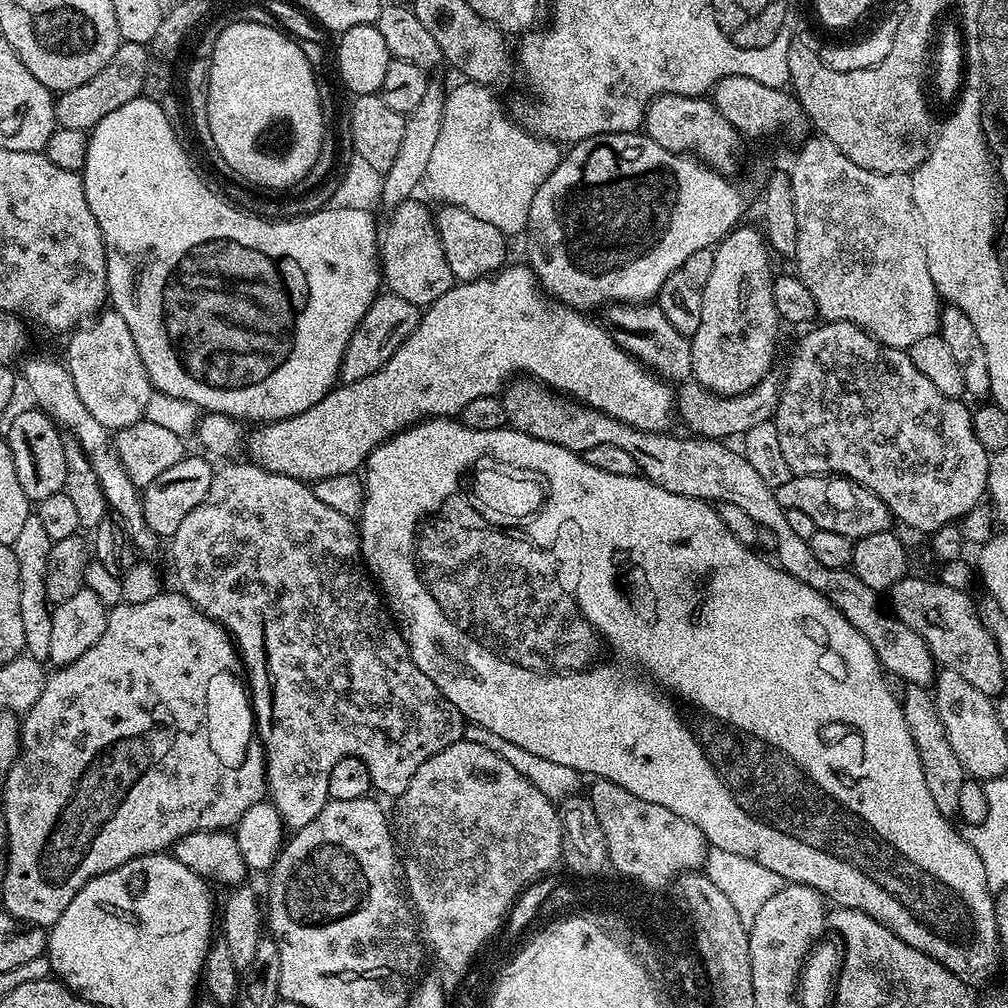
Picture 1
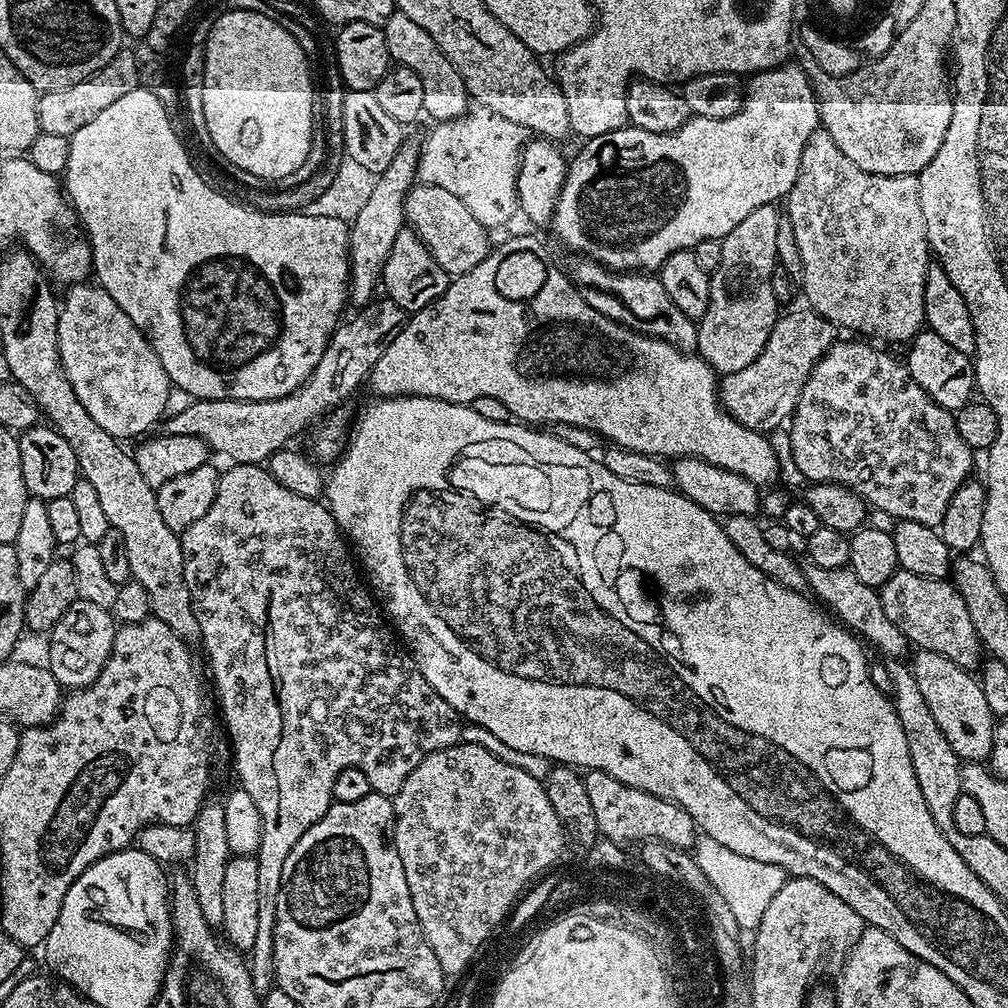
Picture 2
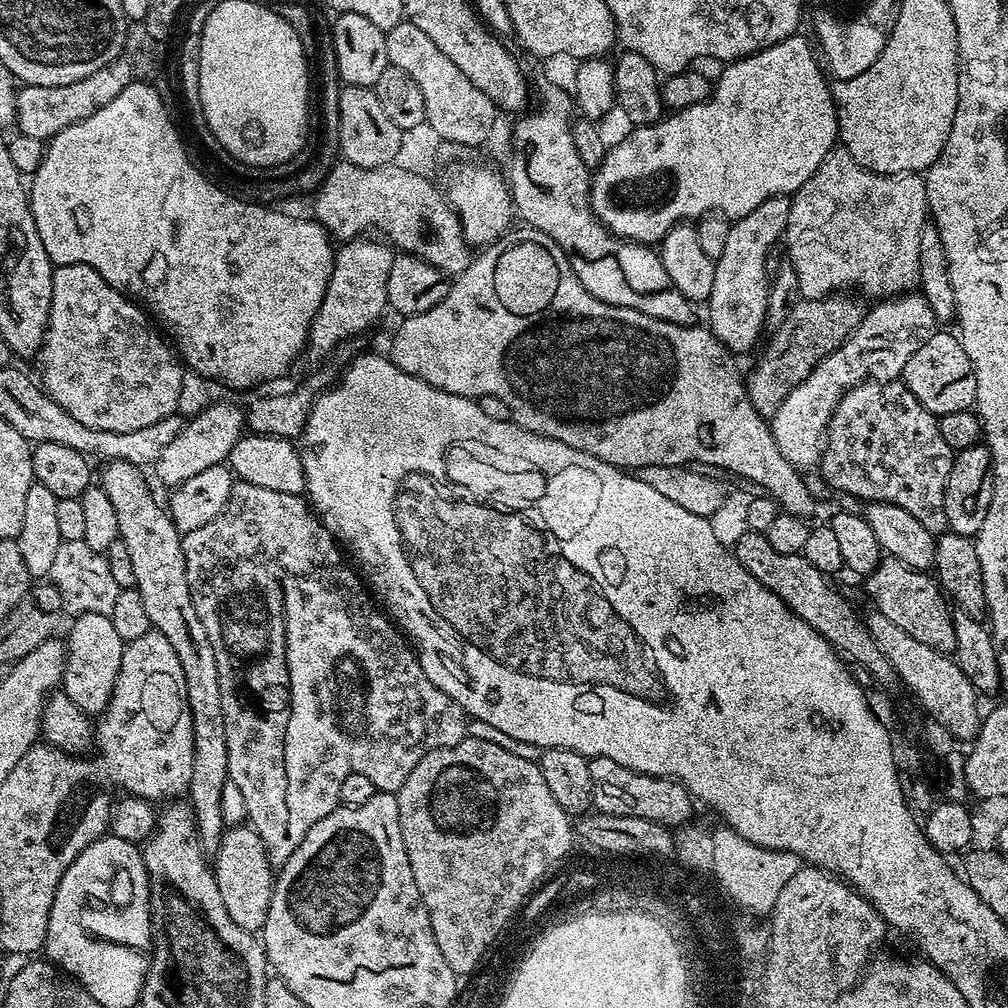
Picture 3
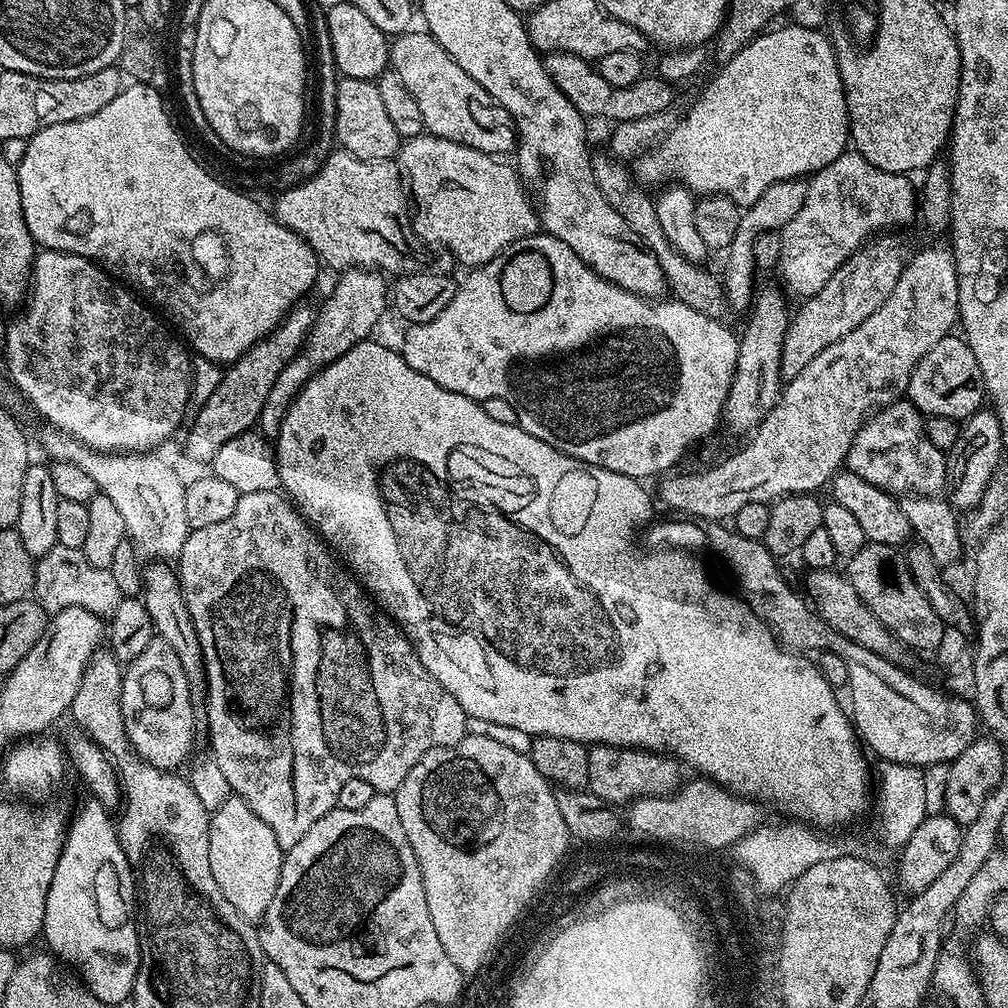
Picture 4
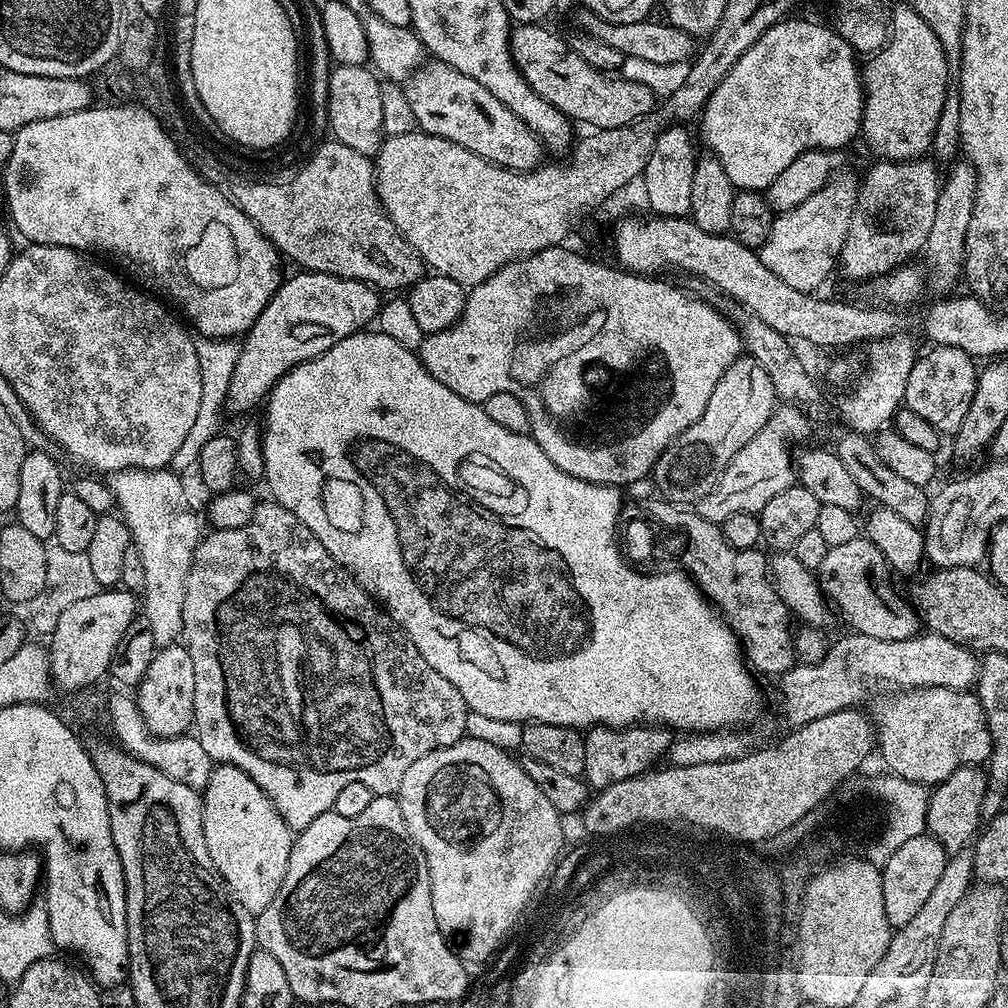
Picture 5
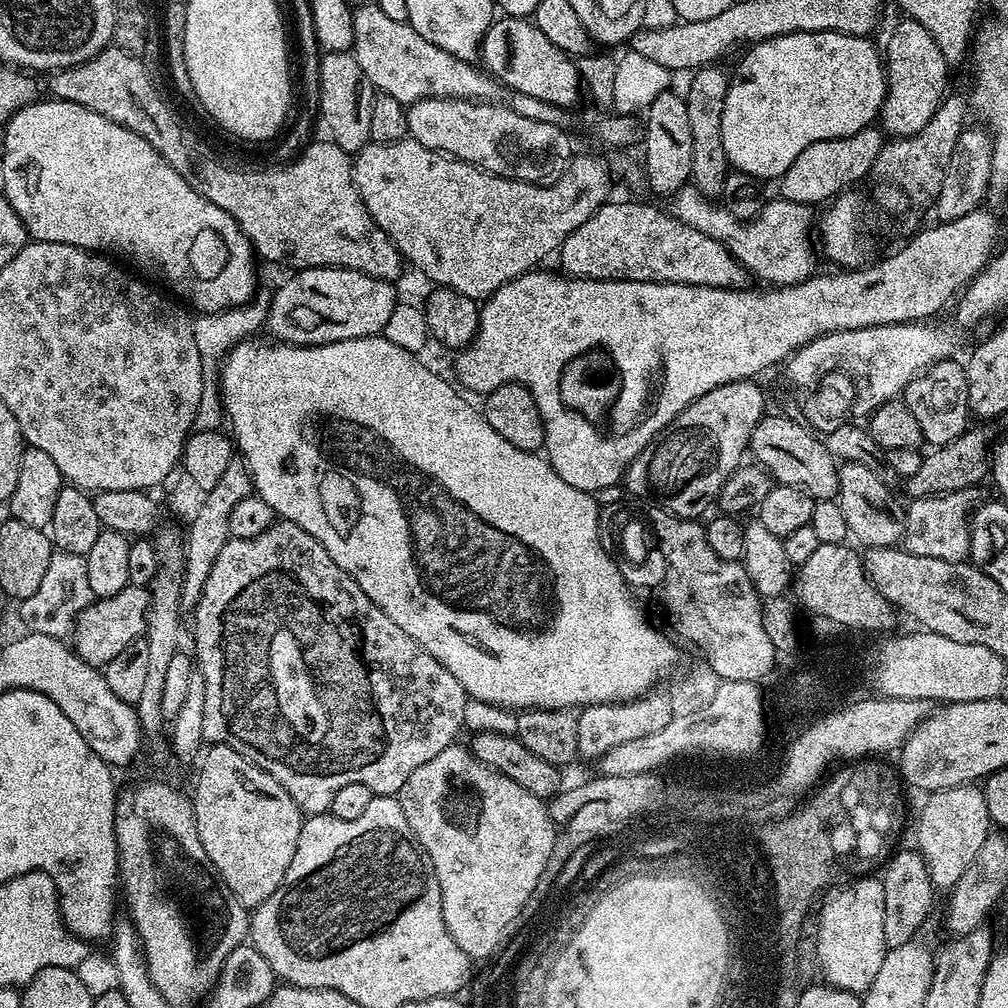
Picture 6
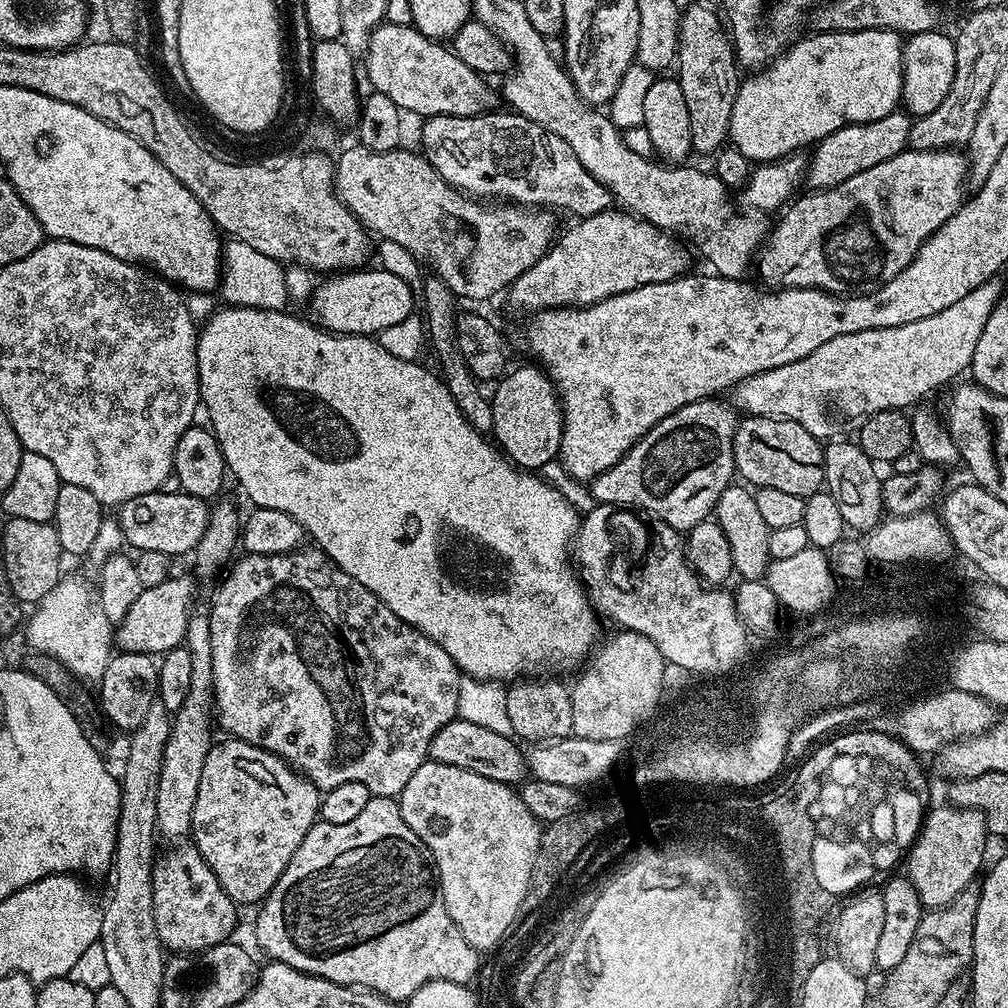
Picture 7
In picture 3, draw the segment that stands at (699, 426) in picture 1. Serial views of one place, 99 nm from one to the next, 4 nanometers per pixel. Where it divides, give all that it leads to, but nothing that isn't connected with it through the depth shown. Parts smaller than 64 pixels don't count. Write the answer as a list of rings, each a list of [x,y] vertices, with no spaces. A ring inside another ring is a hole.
[[[833,294],[820,300],[801,300],[790,310],[786,322],[771,333],[772,341],[768,349],[760,356],[756,369],[747,373],[746,387],[748,397],[756,411],[765,418],[770,418],[782,406],[782,402],[794,386],[798,386],[860,325],[864,317],[866,304],[863,299],[855,300],[852,294]]]

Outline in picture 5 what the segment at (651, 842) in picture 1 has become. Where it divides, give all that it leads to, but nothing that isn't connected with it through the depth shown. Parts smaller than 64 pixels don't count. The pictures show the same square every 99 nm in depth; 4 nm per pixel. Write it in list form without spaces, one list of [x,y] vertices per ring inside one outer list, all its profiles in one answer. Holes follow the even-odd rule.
[[[593,726],[584,732],[586,766],[583,779],[592,790],[599,790],[611,784],[620,786],[626,778],[634,778],[643,772],[653,771],[667,757],[673,739],[673,733],[663,726],[631,728]]]

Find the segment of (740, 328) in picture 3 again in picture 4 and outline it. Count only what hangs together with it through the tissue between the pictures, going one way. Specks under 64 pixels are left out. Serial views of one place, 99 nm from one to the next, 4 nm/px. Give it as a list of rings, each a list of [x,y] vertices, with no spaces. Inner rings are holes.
[[[804,178],[774,182],[774,186],[762,190],[758,202],[747,205],[743,209],[738,234],[734,234],[734,242],[726,250],[728,261],[724,264],[724,272],[722,271],[724,297],[728,299],[728,307],[733,313],[740,312],[743,308],[745,311],[751,305],[758,288],[756,285],[756,239],[763,232],[774,231],[775,233],[777,230],[783,230],[792,221],[794,214],[802,210],[802,202],[806,202],[807,189],[808,180]]]

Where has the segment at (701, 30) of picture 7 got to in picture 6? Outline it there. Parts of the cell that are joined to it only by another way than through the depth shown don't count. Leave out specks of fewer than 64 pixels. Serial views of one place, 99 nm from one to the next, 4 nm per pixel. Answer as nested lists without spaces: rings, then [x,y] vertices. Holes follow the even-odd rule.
[[[705,66],[691,73],[692,81],[686,91],[686,114],[690,117],[690,143],[692,149],[691,187],[703,196],[716,198],[724,191],[724,179],[730,171],[728,155],[722,146],[722,110],[726,106],[726,94],[730,76],[720,66]]]

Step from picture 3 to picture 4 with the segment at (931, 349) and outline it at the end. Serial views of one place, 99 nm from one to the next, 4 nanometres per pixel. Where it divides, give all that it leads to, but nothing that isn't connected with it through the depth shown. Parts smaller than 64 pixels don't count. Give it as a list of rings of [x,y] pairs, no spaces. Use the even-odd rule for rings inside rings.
[[[949,334],[933,346],[914,366],[914,374],[908,383],[907,399],[925,417],[941,416],[963,422],[982,407],[986,400],[982,370],[978,370],[978,358],[970,350],[968,341],[956,334]]]

